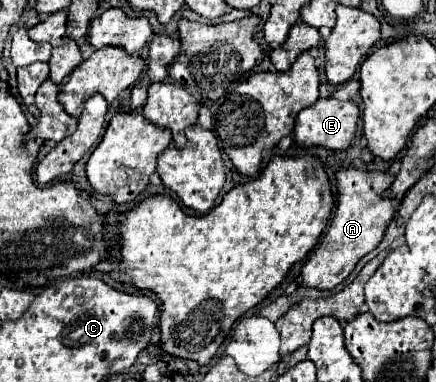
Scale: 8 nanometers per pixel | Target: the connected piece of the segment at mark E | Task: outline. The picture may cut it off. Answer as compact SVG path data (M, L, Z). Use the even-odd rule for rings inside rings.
M334 97L318 99L312 107L306 107L304 111L300 111L294 127L294 141L300 147L326 147L332 151L348 149L356 133L358 117L360 117L360 111L352 101L338 101Z

